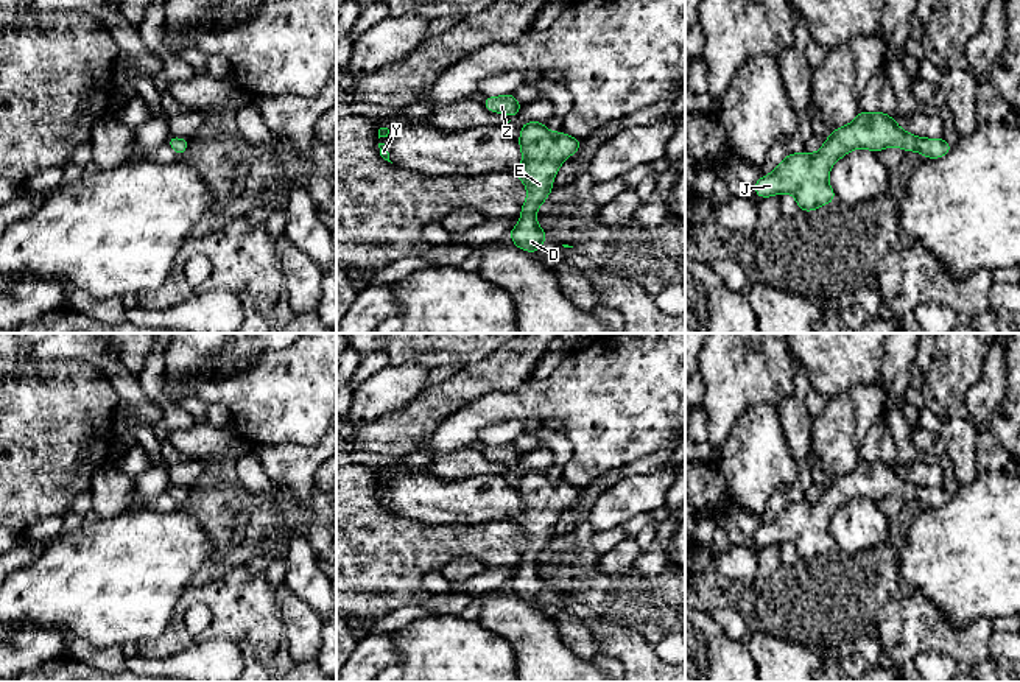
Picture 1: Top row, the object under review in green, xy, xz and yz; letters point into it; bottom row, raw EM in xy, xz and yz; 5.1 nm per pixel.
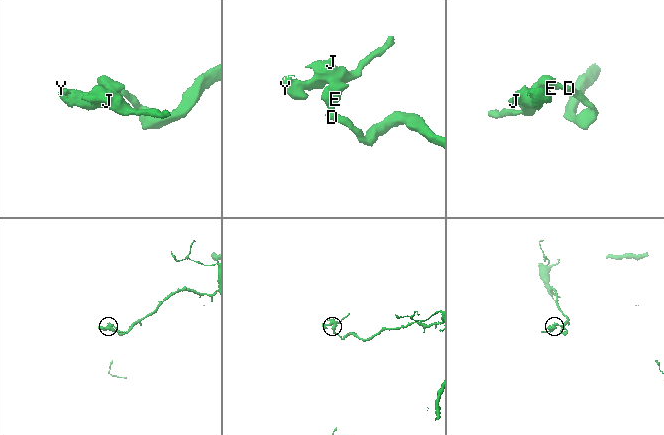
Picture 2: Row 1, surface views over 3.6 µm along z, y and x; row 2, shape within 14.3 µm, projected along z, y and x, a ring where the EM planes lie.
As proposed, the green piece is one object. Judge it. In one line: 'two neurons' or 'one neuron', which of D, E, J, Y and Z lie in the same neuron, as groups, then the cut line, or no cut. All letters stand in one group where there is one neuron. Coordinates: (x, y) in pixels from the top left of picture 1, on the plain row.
one neuron; groups D E J Y Z; cut none

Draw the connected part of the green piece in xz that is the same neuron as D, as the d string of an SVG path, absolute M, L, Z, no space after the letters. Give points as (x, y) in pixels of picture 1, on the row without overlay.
M543 470L522 473L519 494L523 509L512 523L522 528L528 547L522 553L519 573L508 582L519 598L536 603L545 592L547 582L537 573L536 561L551 542L561 512L579 500L581 492L562 480L548 480Z

